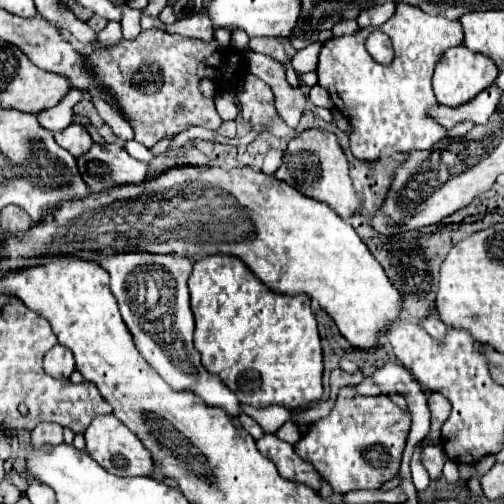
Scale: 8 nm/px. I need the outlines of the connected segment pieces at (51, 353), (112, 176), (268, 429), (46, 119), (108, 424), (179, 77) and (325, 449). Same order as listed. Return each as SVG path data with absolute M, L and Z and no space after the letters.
M56 344L44 356L44 370L54 378L70 378L74 372L74 356L68 348Z
M116 142L92 144L92 148L78 158L78 170L80 170L80 176L84 178L86 186L92 192L108 190L110 186L122 186L122 184L142 184L148 178L148 164L128 156L124 146L120 146Z
M240 404L242 406L242 412L248 414L250 418L254 418L262 432L264 434L276 434L278 428L290 420L290 412L280 408L280 406L270 406L270 408L252 408L252 406L246 406L246 404Z
M70 90L60 102L58 106L52 106L52 108L46 108L38 114L38 122L42 128L46 130L52 130L52 132L58 132L58 130L64 130L70 122L72 122L72 108L76 102L80 102L84 96L84 92L80 90Z
M100 416L94 418L88 426L86 434L86 452L110 474L114 476L150 476L154 468L154 460L150 452L144 448L140 438L130 432L116 416Z
M154 28L142 30L140 36L132 42L120 40L112 48L98 46L90 52L88 62L94 70L94 76L100 78L116 96L122 112L134 128L136 142L144 144L146 148L192 126L216 130L222 124L222 118L216 112L214 98L204 98L198 82L202 78L210 78L218 82L220 89L225 89L226 86L236 84L246 74L244 54L240 56L240 52L230 48L220 52L216 40L204 44L196 38L170 36Z
M344 386L338 394L330 414L310 424L294 450L300 458L312 462L336 492L378 490L400 470L410 414L402 412L388 396L362 396L354 386Z

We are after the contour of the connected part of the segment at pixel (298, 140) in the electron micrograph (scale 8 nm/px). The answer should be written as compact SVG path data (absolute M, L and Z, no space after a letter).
M312 128L312 130L304 130L302 134L294 136L284 154L284 162L276 170L274 176L282 182L292 184L302 194L328 204L340 218L350 218L360 208L360 200L356 198L354 186L348 174L346 154L342 146L338 144L336 134L332 132Z

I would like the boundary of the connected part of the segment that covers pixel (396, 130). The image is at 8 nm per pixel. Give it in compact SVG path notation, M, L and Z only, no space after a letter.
M406 2L396 4L394 16L380 26L382 32L386 32L394 44L394 60L388 66L378 64L364 48L366 36L374 28L362 28L352 36L340 36L330 38L322 44L320 62L318 62L318 84L328 90L334 106L348 118L352 132L350 132L350 150L360 160L376 160L384 148L398 148L402 152L408 150L430 150L436 142L440 142L446 136L446 130L442 126L436 126L432 118L428 118L428 106L436 104L434 92L432 92L432 74L436 64L440 62L442 54L448 48L460 46L464 42L464 30L458 20L448 20L442 14L426 14L418 6L410 6Z

